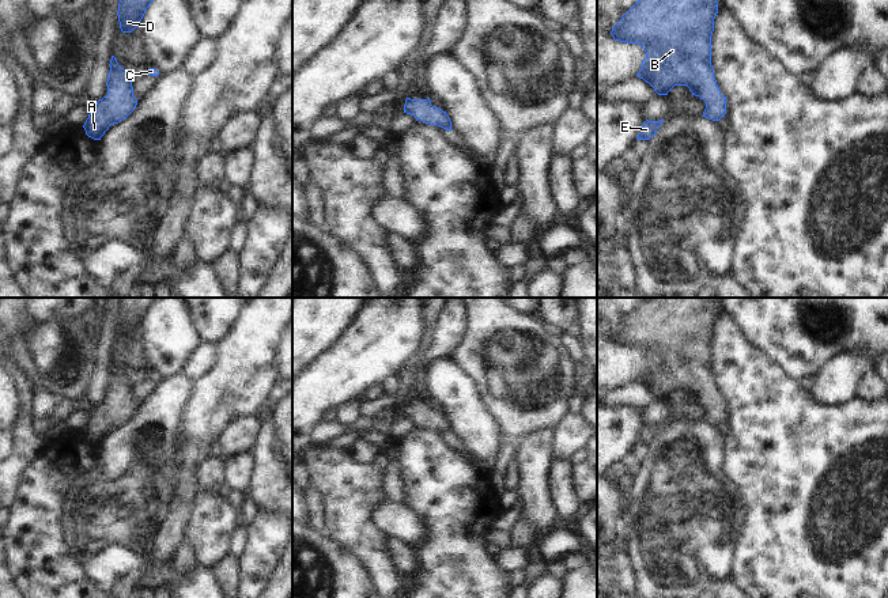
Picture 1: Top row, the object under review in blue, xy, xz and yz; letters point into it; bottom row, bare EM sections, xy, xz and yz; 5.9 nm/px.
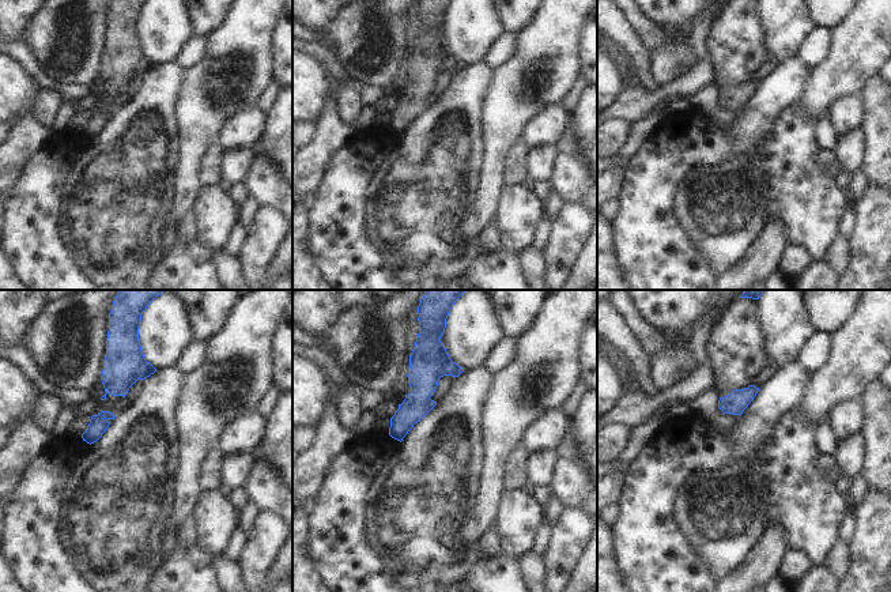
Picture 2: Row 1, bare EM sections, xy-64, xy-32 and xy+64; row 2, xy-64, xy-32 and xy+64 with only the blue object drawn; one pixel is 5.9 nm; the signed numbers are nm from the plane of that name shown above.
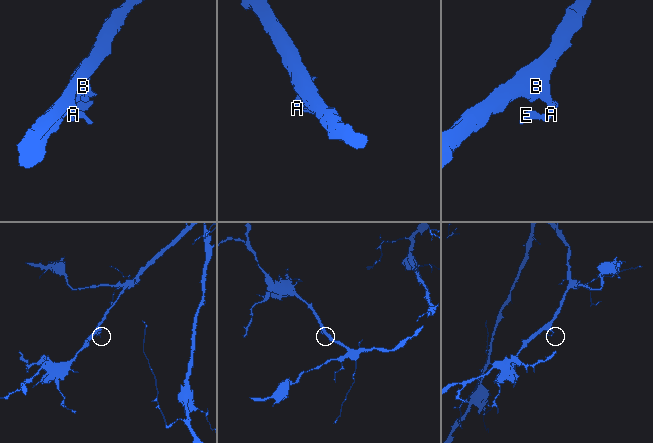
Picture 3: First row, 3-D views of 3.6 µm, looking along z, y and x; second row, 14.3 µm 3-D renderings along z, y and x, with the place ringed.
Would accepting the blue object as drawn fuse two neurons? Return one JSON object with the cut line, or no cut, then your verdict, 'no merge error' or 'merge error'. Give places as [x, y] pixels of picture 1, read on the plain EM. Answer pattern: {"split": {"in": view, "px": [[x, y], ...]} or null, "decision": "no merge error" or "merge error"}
{"split": null, "decision": "no merge error"}

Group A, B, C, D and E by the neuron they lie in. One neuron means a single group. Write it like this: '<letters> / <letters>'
A B C D E

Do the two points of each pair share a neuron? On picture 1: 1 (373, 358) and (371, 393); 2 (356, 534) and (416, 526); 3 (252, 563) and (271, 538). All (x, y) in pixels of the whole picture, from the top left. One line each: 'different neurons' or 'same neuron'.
1: different neurons
2: different neurons
3: same neuron

